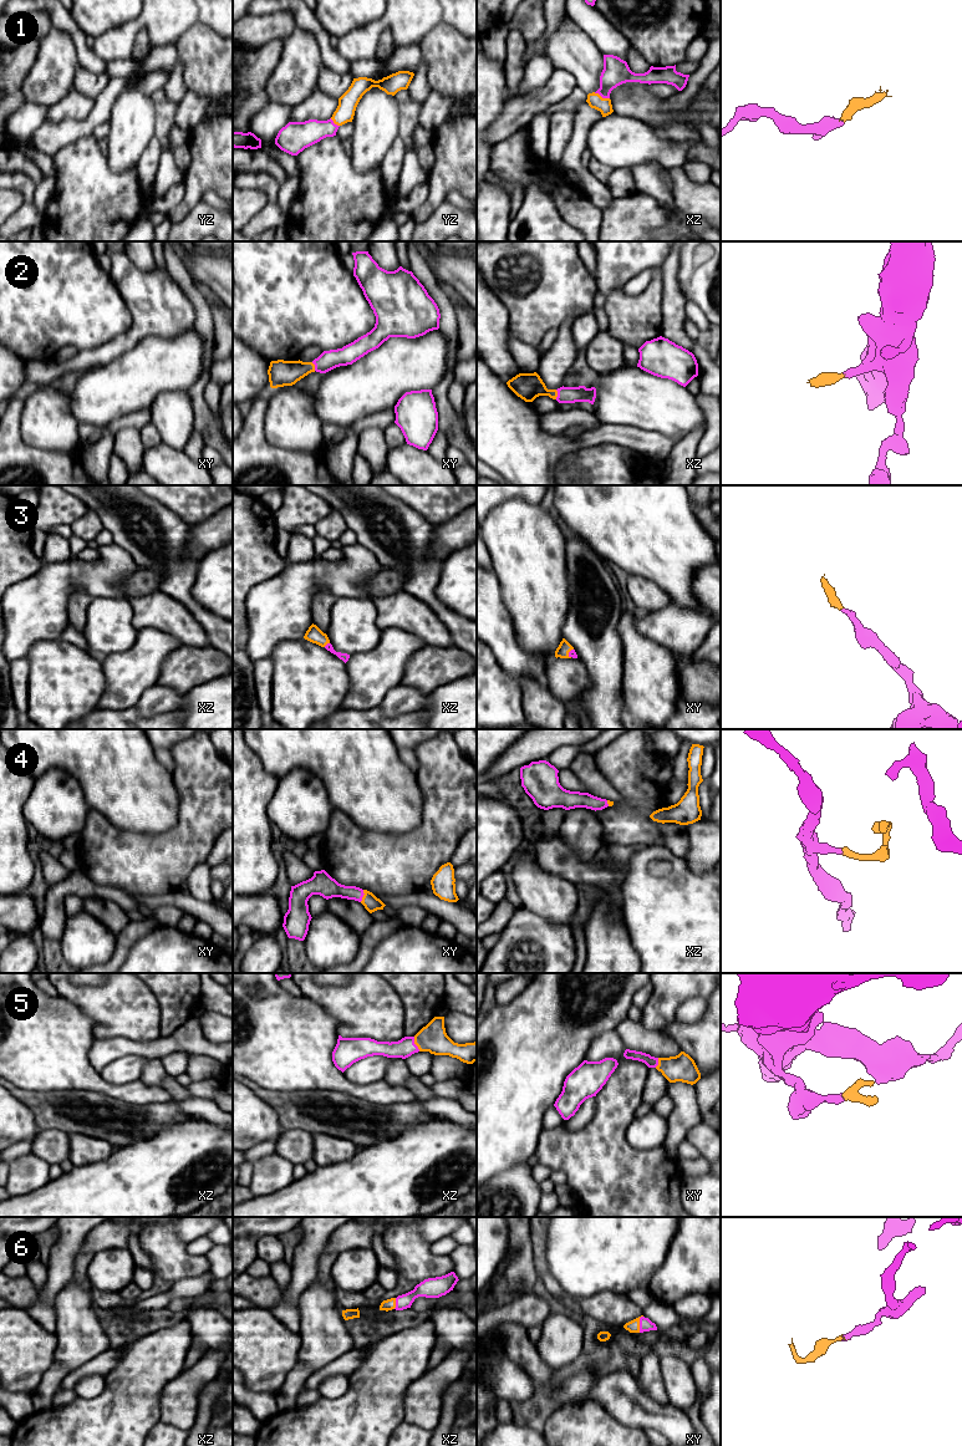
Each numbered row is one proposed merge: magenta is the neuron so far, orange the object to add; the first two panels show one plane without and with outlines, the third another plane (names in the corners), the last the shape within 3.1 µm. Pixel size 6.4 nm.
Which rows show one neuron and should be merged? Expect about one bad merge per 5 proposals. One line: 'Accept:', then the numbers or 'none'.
Accept: 1, 2, 3, 4, 5, 6

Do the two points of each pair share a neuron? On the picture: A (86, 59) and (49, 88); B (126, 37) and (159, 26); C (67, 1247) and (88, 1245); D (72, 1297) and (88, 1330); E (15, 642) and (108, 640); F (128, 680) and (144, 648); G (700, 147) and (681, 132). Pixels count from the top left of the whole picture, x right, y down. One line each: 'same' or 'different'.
A: different
B: same
C: different
D: same
E: different
F: same
G: same

